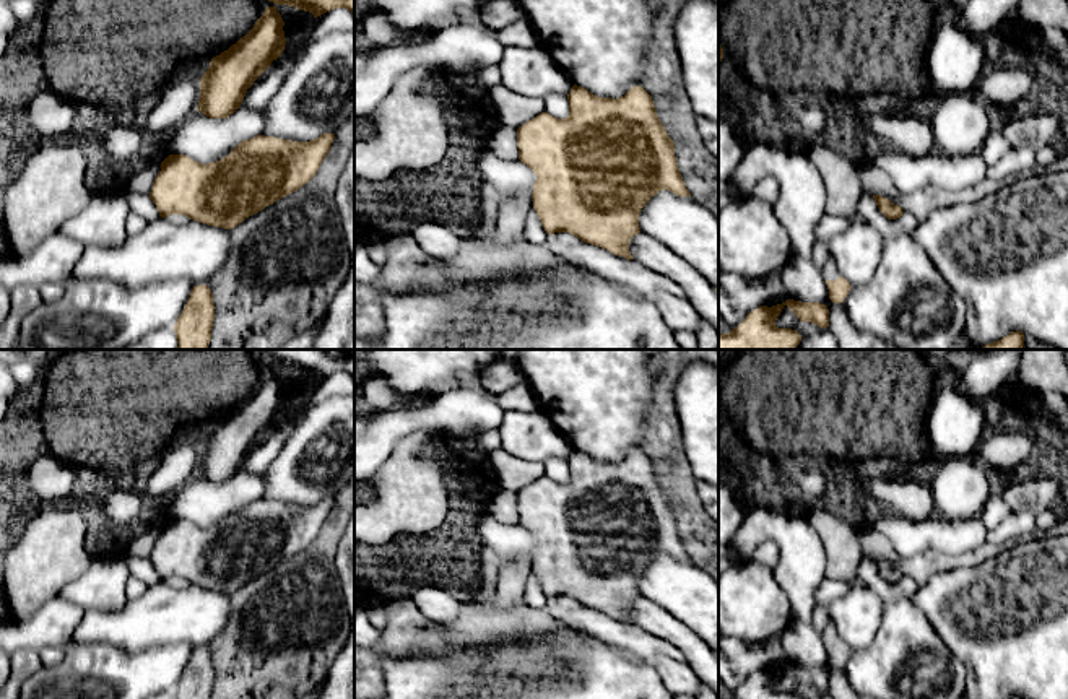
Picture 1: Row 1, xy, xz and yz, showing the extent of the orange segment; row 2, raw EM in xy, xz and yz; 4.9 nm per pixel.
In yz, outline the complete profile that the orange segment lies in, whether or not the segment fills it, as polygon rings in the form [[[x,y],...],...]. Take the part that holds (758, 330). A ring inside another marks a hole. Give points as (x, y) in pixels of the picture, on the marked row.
[[[787,299],[772,307],[761,306],[751,310],[730,333],[719,333],[719,350],[795,350],[801,335],[797,330],[775,325],[785,306],[801,322],[811,322],[821,328],[829,327],[827,306]]]

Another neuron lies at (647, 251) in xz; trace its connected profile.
[[[642,231],[631,237],[629,252],[637,263],[679,284],[701,319],[719,333],[719,293],[697,270]]]

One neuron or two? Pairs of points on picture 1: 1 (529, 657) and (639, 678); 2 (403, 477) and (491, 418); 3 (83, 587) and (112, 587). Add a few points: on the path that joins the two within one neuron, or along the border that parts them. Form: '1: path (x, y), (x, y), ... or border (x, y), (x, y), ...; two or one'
1: path (556, 678), (612, 678); one
2: border (441, 438), (429, 431), (410, 431), (402, 439); two
3: path (90, 587), (106, 587); one

